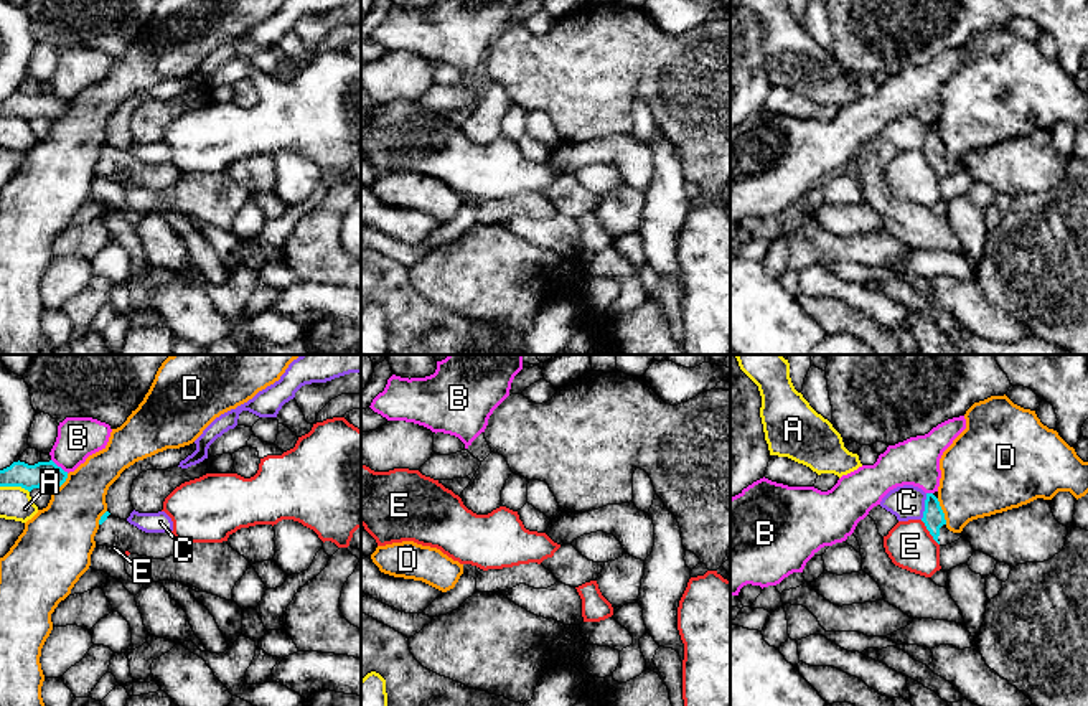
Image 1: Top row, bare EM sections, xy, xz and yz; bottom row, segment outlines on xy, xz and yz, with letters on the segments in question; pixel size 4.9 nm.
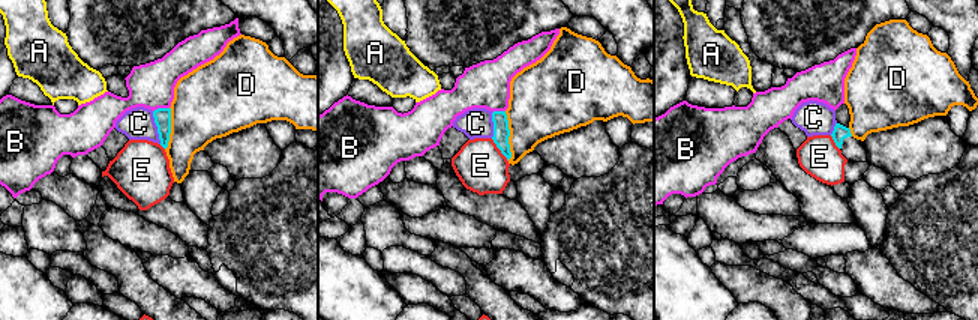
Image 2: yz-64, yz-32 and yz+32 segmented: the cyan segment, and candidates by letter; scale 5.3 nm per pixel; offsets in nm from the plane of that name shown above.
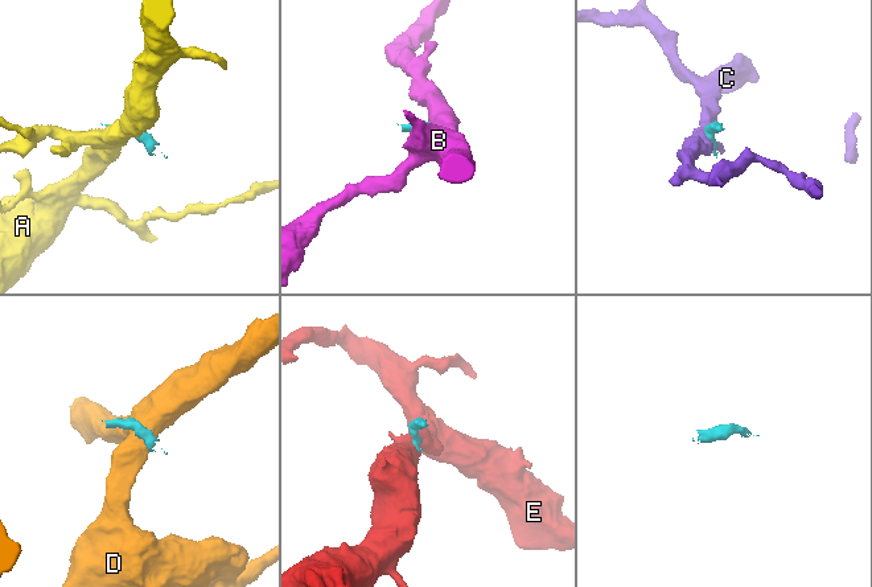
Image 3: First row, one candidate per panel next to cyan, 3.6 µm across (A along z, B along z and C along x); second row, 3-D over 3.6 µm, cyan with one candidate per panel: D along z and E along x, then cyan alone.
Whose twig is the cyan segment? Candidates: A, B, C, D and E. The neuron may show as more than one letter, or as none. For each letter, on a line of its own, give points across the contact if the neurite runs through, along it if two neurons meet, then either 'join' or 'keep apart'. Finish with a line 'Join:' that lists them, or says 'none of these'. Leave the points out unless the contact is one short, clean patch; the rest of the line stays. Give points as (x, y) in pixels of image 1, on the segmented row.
A: border along xy (0, 485), (20, 485), (28, 492); keep apart
B: border along xy (51, 459), (68, 472); keep apart
C: border along yz (927, 494), (920, 518); keep apart
D: border along yz (937, 498), (947, 523); keep apart
E: border along yz (920, 520), (938, 545); keep apart
Join: none of these

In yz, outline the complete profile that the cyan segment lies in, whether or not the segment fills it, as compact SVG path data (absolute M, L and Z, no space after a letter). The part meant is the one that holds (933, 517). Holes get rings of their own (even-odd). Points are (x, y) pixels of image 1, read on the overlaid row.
M926 493L922 521L940 546L951 544L963 538L961 533L953 533L946 528L945 513L940 506L938 498L933 493Z

